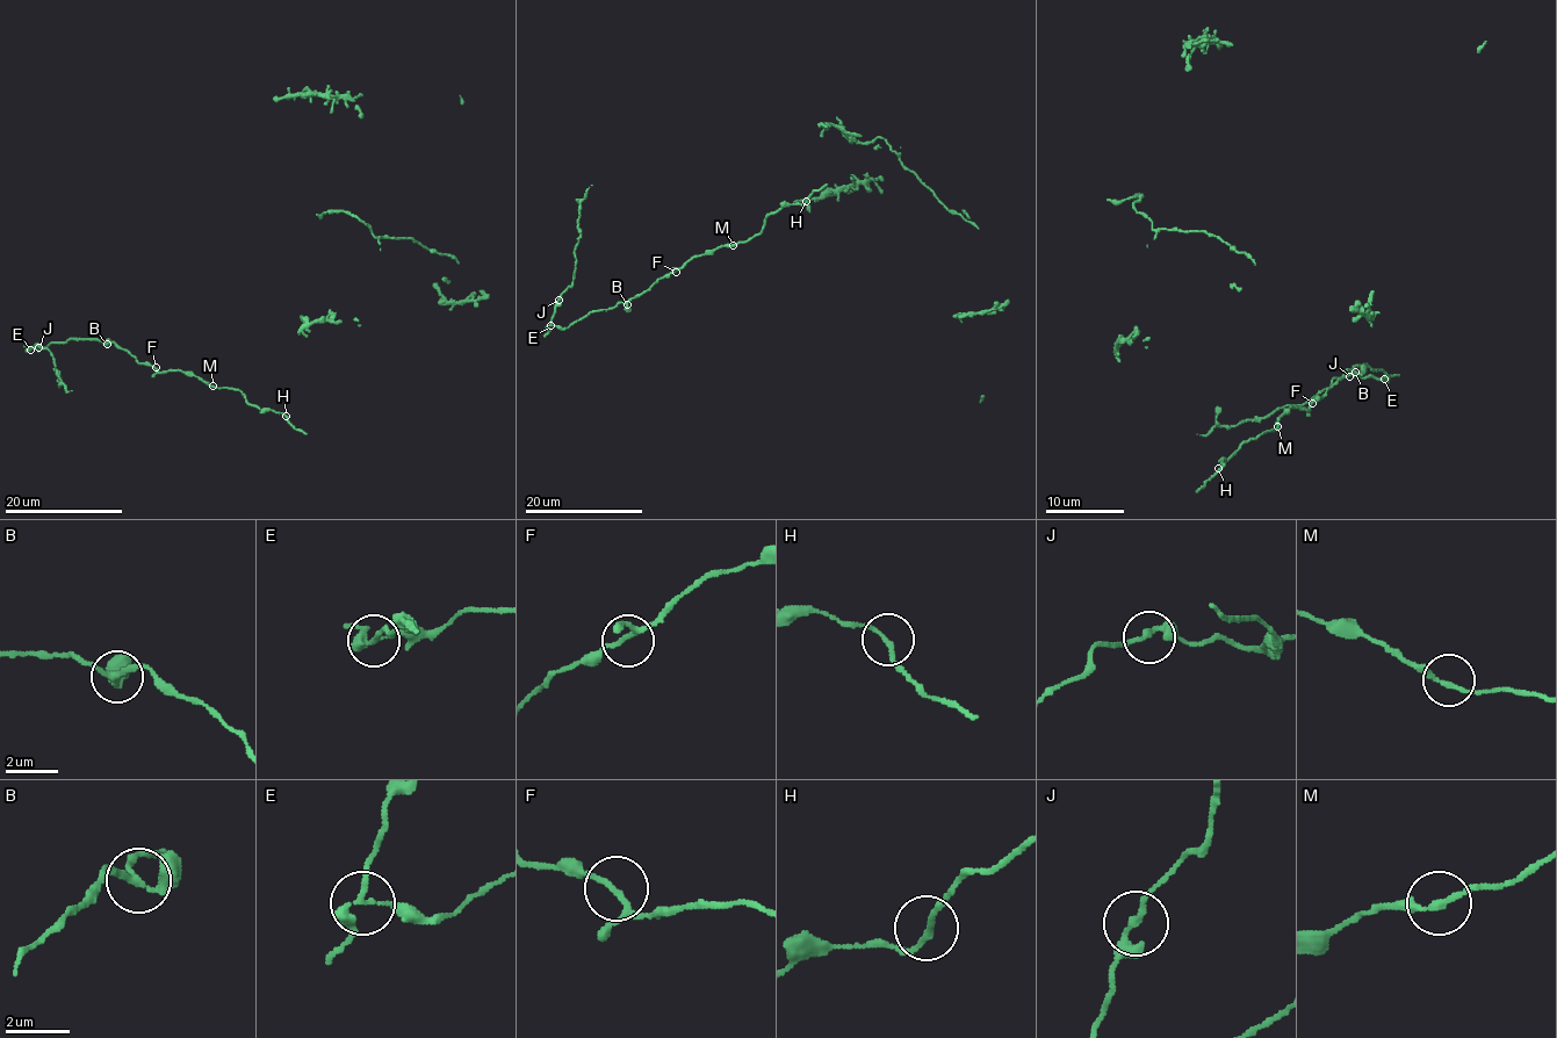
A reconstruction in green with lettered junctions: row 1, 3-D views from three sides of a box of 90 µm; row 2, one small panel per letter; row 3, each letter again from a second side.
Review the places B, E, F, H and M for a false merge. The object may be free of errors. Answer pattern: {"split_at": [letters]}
{"split_at": ["E"]}

